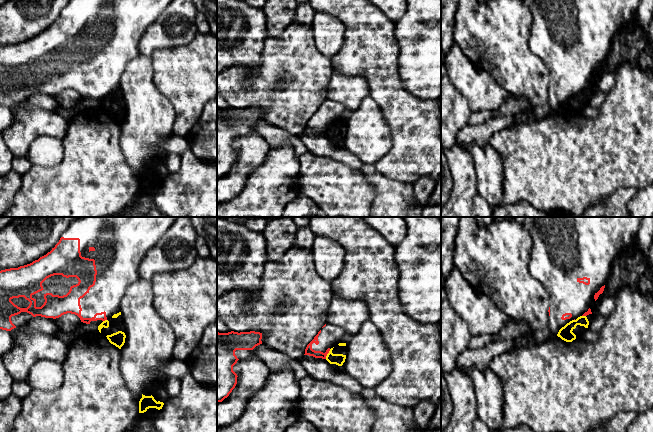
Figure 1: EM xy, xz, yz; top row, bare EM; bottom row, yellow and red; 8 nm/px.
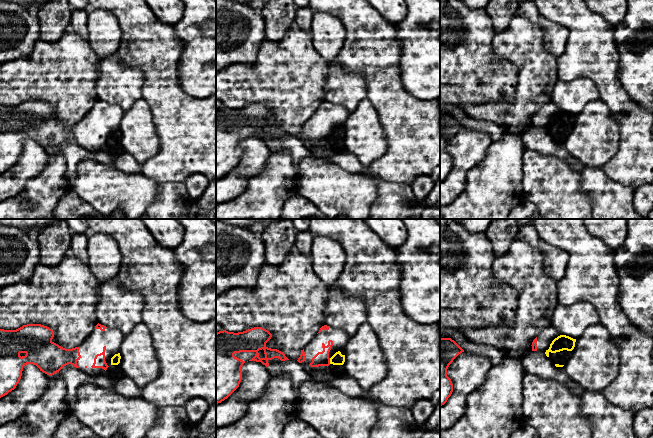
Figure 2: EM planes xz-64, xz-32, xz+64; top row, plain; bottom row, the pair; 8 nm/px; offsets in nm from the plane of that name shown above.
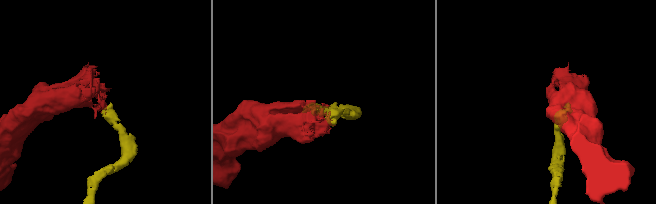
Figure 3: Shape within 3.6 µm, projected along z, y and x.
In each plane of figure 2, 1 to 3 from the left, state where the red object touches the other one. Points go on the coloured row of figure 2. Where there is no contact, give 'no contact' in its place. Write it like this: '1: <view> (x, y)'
1: no contact
2: xz-32 (330, 361)
3: no contact

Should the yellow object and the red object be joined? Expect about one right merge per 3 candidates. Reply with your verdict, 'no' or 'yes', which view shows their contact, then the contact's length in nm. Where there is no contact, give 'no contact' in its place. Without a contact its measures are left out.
no | xz | 90 nm

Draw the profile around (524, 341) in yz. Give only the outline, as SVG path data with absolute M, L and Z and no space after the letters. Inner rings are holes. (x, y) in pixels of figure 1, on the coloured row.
M522 337L515 341L515 345L518 347L528 347L535 345L536 342L530 337Z

